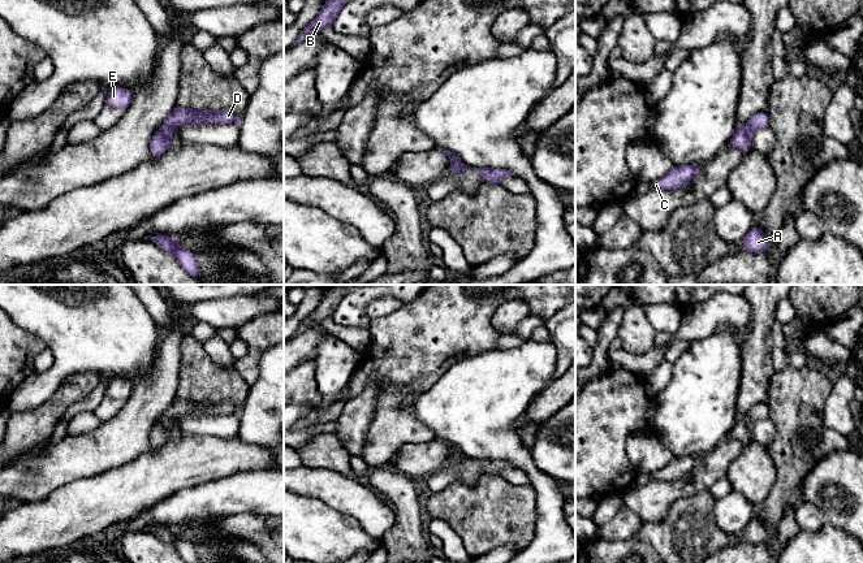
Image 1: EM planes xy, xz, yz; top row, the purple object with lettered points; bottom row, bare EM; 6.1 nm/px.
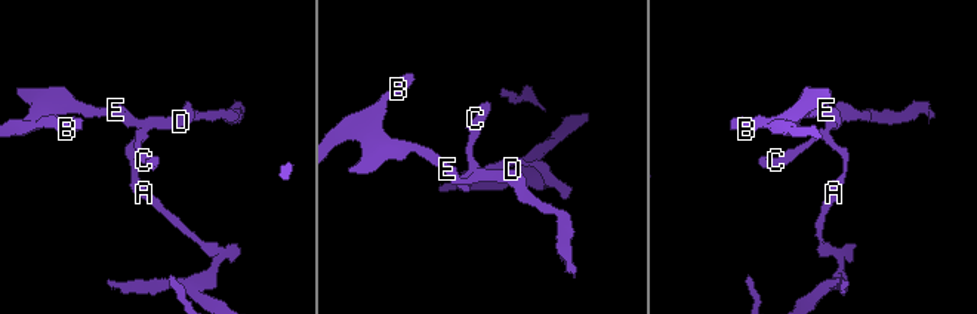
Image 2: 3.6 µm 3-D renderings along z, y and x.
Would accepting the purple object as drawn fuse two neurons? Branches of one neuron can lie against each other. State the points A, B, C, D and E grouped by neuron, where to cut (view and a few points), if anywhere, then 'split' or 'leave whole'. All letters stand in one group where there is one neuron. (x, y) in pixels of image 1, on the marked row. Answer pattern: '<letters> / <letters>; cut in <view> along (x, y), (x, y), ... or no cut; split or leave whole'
A C / B D E; cut in xy along (162, 129), (169, 134); split

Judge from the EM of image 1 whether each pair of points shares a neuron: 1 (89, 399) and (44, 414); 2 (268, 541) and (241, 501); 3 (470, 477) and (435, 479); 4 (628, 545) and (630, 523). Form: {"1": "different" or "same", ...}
{"1": "different", "2": "different", "3": "same", "4": "different"}

